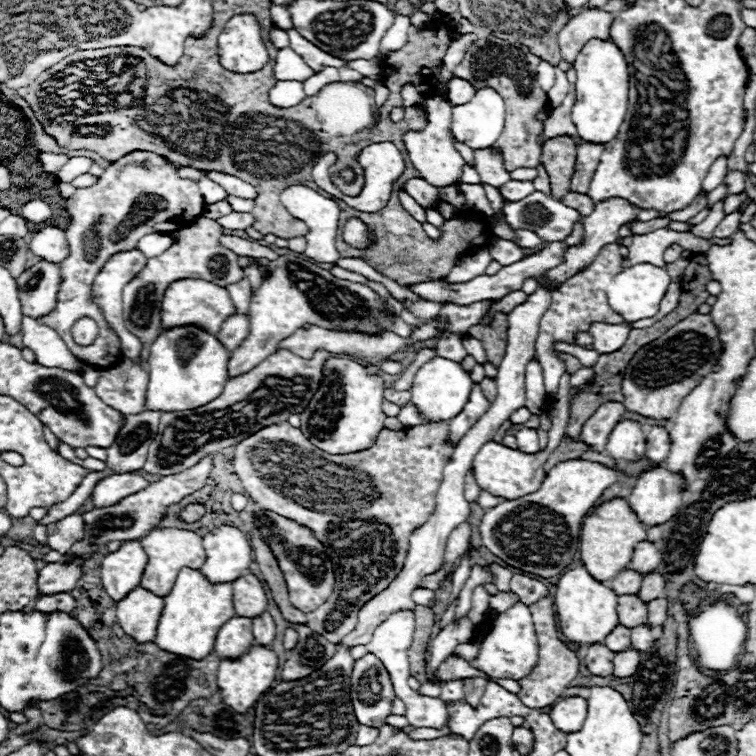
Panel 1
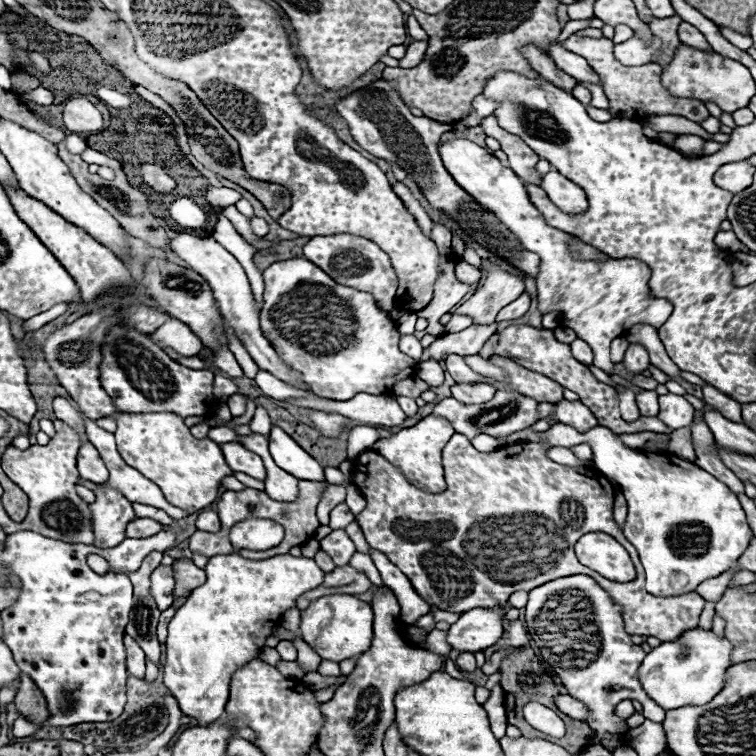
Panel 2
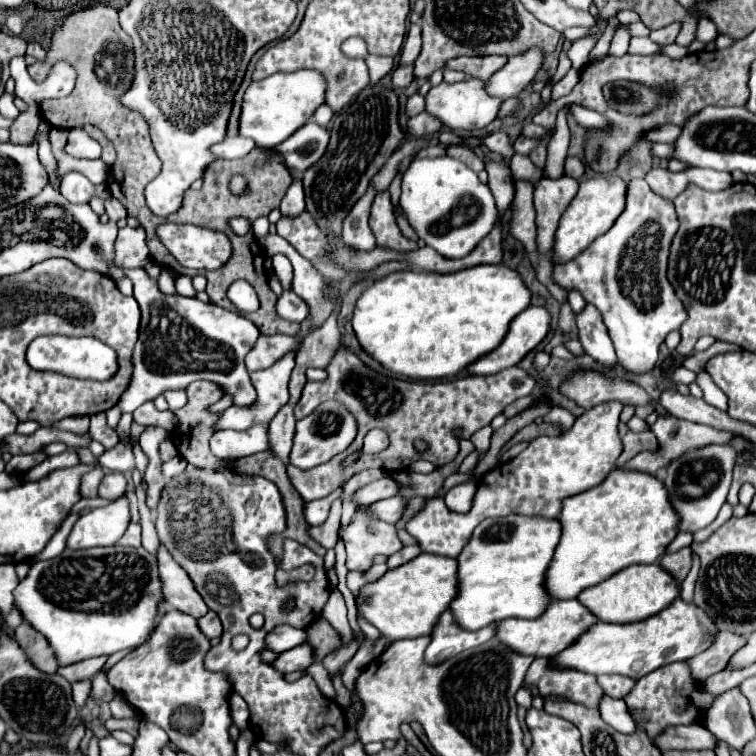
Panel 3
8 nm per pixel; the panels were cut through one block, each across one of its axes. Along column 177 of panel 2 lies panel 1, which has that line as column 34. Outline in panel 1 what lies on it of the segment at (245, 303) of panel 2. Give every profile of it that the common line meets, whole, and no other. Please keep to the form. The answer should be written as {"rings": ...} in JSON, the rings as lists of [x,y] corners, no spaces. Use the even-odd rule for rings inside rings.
{"rings":[[[46,226],[44,230],[36,232],[34,238],[30,240],[30,252],[40,256],[42,260],[60,264],[70,254],[66,232],[58,226]]]}

